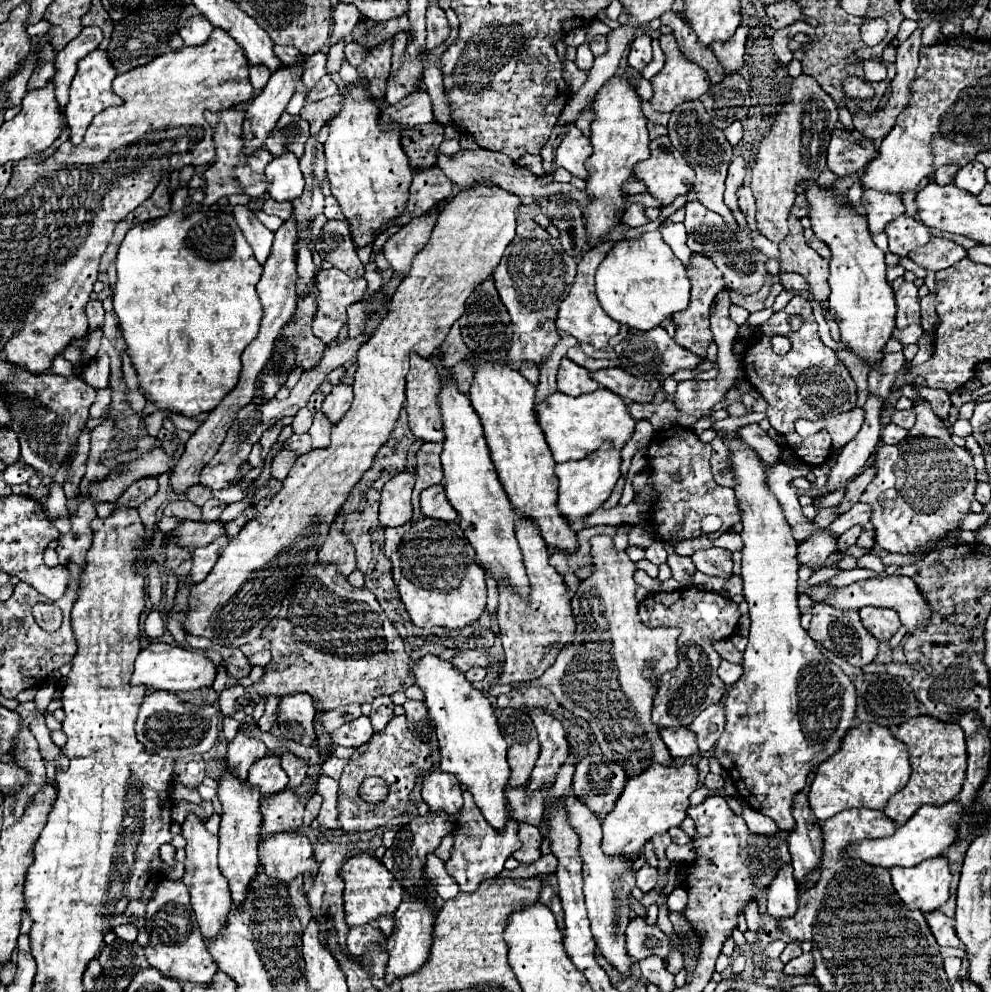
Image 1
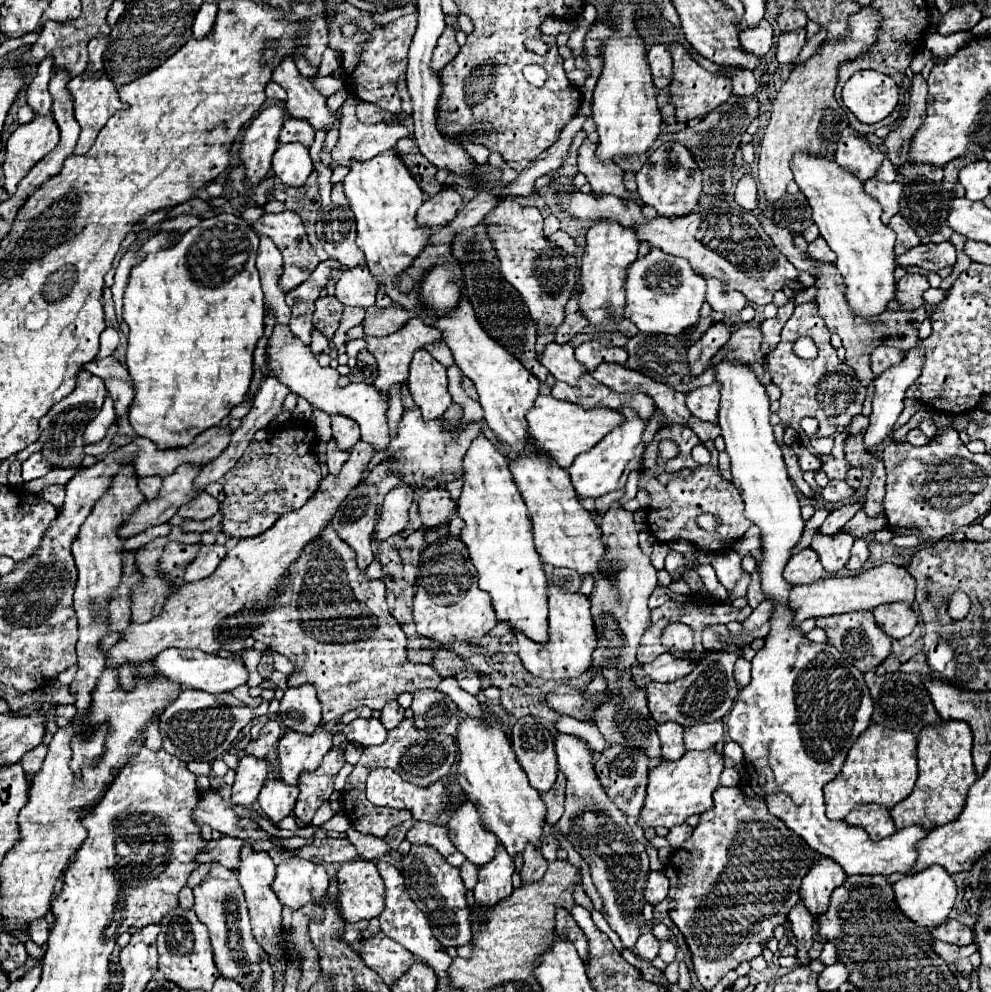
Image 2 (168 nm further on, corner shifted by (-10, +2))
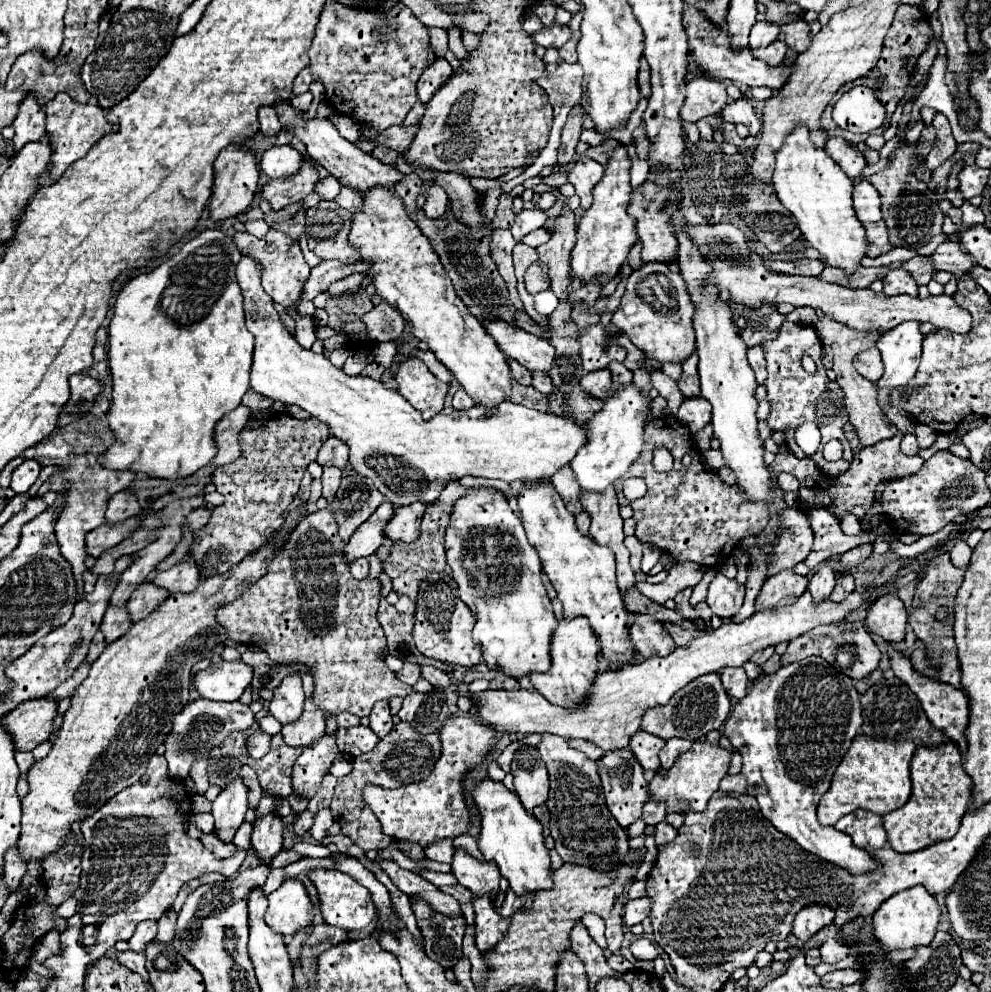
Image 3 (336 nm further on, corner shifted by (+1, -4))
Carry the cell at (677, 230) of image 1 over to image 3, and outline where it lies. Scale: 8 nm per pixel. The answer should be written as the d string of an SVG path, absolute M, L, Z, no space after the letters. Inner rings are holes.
M686 398L678 410L678 420L682 424L686 424L686 428L690 432L698 432L702 430L712 416L712 408L710 402L704 398Z

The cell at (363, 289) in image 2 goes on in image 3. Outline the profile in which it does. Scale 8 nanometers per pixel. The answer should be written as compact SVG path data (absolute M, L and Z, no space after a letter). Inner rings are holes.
M352 274L352 276L346 276L346 278L336 280L334 284L330 284L328 292L330 292L332 296L340 296L340 294L354 294L354 292L358 292L358 288L360 288L362 280L364 280L364 274Z

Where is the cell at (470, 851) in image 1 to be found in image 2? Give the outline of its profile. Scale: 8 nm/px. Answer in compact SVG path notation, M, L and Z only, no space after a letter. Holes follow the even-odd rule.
M497 844L497 854L493 862L487 862L485 866L479 866L479 880L475 884L475 900L483 906L493 906L499 900L507 898L513 890L511 876L515 872L513 856Z

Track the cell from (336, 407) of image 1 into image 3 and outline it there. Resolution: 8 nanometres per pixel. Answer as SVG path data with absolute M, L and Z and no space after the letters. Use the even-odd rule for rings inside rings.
M330 436L330 438L322 444L316 462L318 462L320 466L344 468L344 466L348 464L348 448L346 448L346 444L342 444L342 442L336 440L334 436Z

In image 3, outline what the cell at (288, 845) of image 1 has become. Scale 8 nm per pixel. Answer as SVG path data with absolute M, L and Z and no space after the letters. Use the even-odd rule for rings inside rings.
M286 880L282 886L268 896L266 924L282 936L294 936L294 932L308 928L314 918L312 902L298 880Z

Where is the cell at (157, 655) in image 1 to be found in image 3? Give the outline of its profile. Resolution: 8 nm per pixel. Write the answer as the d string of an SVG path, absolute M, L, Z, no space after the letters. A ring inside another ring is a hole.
M220 660L214 664L214 670L208 668L208 670L198 672L192 686L202 698L236 702L240 700L244 690L250 686L252 676L254 676L254 670L246 662Z

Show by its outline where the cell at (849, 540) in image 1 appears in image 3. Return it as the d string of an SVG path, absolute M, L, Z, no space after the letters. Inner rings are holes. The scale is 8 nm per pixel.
M840 574L836 580L836 588L832 592L830 598L834 598L834 602L840 602L844 596L848 596L850 592L854 592L854 580L850 574Z

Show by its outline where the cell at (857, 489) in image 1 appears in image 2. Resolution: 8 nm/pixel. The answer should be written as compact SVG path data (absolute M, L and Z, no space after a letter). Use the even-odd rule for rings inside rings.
M859 500L859 502L849 502L849 504L845 504L845 506L833 510L833 512L827 516L827 520L823 522L821 532L823 532L823 534L835 534L835 532L839 532L861 508L863 508L863 500Z

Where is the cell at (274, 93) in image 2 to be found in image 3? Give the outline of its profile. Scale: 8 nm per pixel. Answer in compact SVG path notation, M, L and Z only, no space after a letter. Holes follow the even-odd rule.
M264 106L264 108L260 108L258 116L260 116L260 132L264 136L276 136L282 130L282 124L280 124L278 114L274 112L274 108Z

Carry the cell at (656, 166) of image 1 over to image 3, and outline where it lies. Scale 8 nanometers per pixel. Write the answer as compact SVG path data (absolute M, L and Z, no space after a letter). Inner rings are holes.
M648 174L648 180L640 186L640 190L634 192L634 196L632 196L628 214L636 218L638 238L642 242L642 262L664 262L664 264L674 262L678 242L676 242L676 236L670 232L670 214L672 212L666 212L666 208L660 210L660 204L664 204L672 196L674 194L668 188L658 188L658 184L654 184L650 180L650 174Z

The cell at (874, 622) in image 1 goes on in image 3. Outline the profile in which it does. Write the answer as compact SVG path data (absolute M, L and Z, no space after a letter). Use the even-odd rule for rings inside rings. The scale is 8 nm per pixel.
M890 592L880 596L870 606L870 612L866 618L868 630L882 636L886 642L902 642L906 622L908 622L908 614L906 614L904 602Z

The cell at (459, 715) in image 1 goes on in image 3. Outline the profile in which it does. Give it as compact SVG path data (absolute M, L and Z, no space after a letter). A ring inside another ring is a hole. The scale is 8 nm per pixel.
M484 778L474 790L474 802L482 816L482 832L478 846L484 854L484 860L490 860L498 866L500 876L508 880L510 888L518 896L526 896L538 890L552 888L552 868L548 848L544 846L542 824L520 804L518 796L502 782L492 782Z

